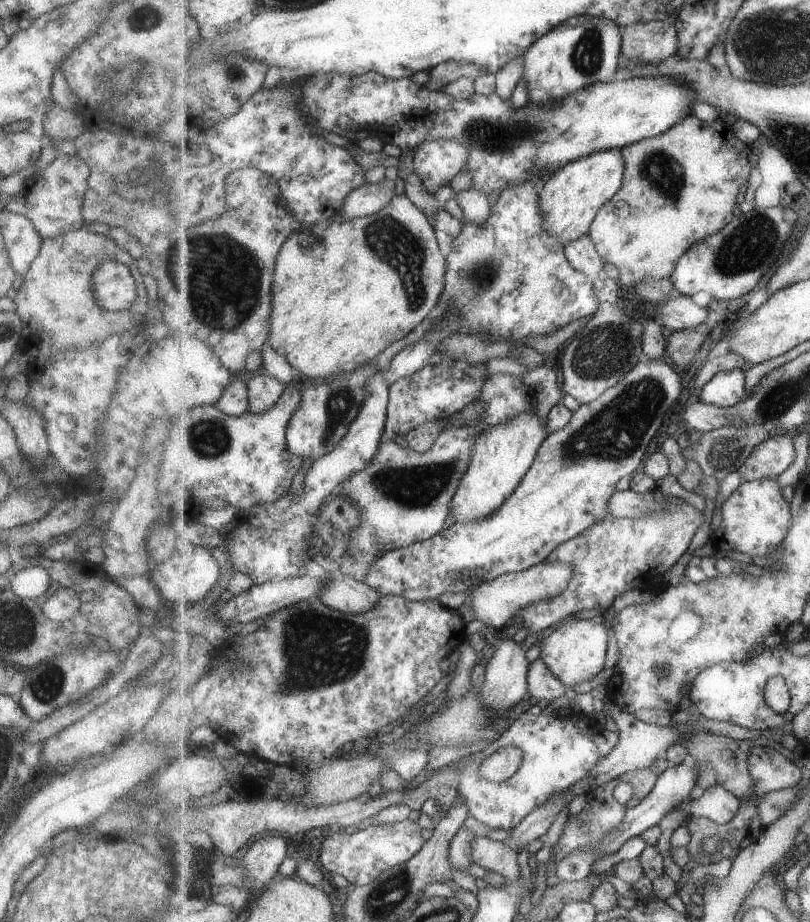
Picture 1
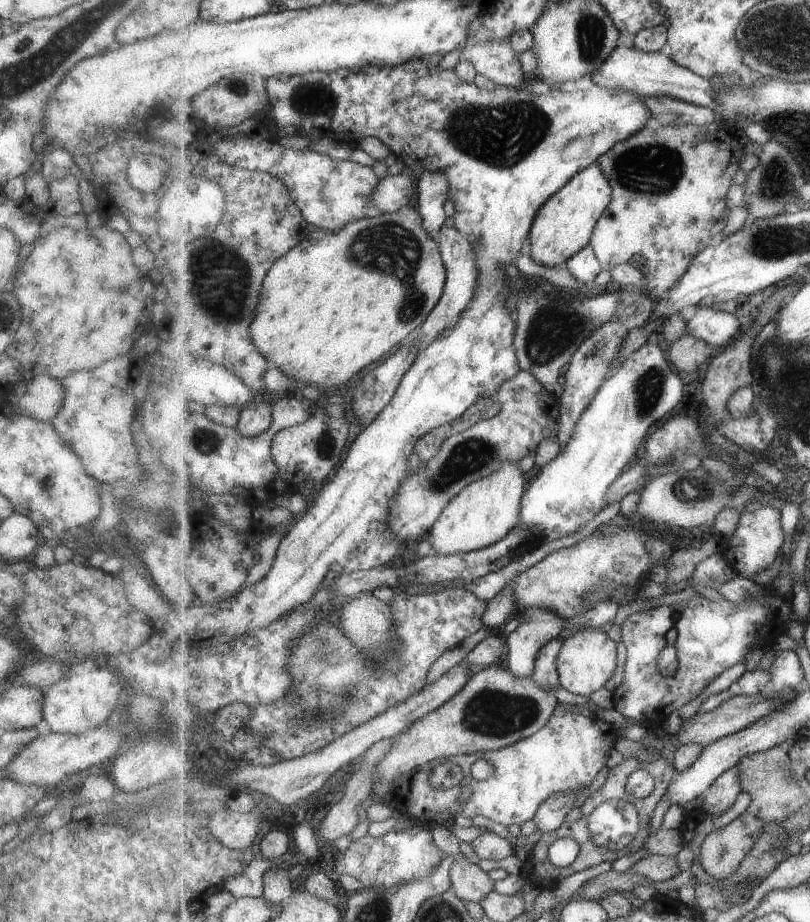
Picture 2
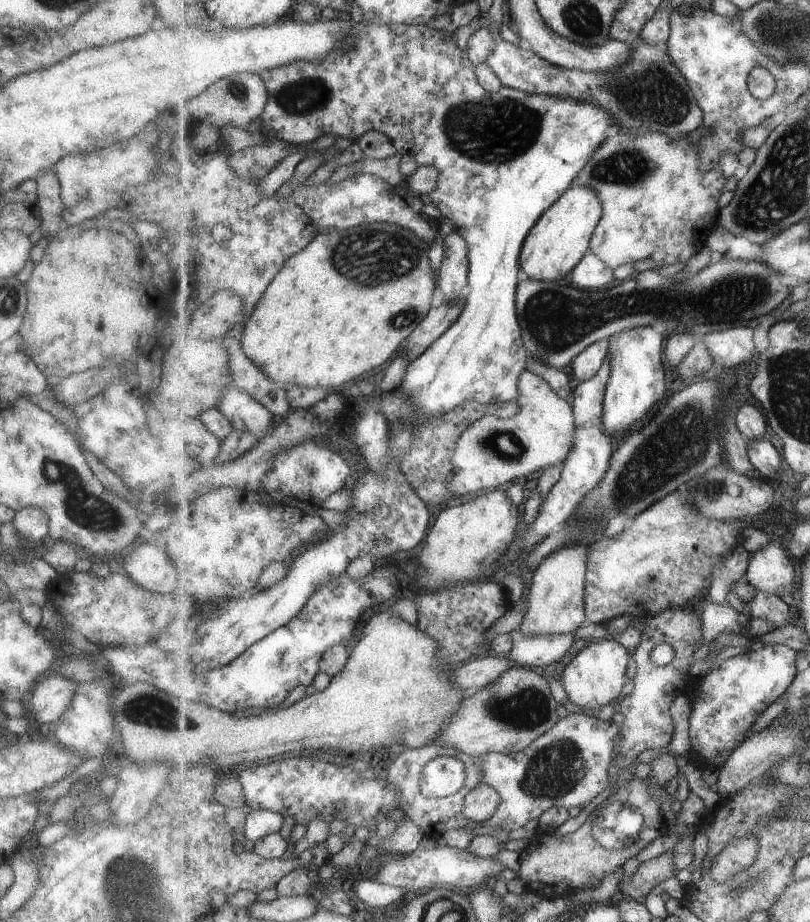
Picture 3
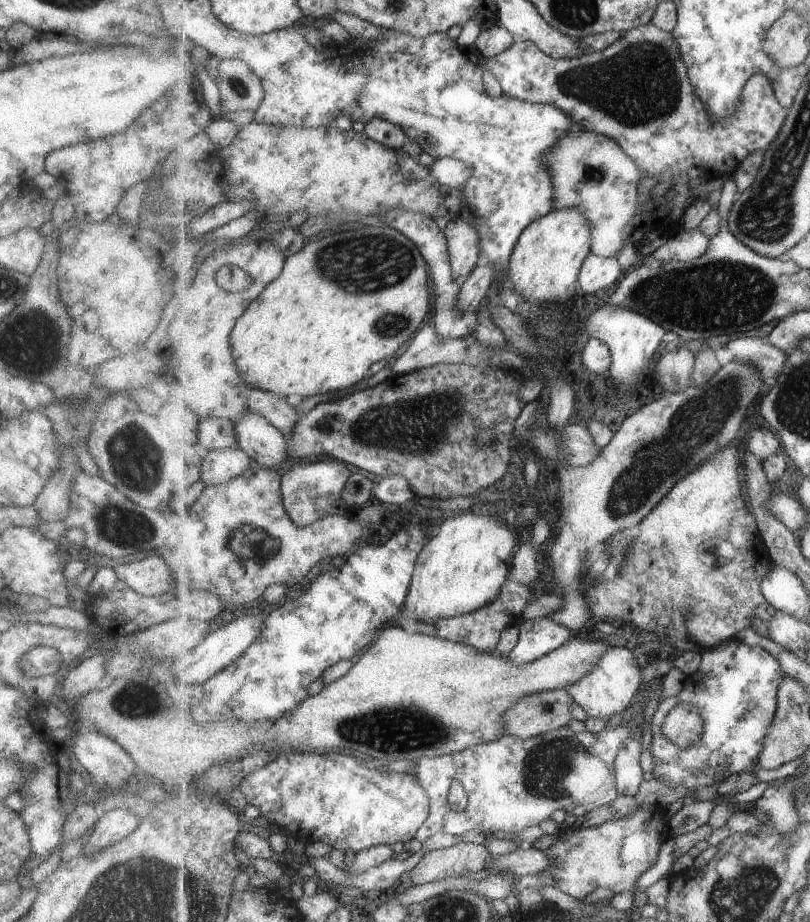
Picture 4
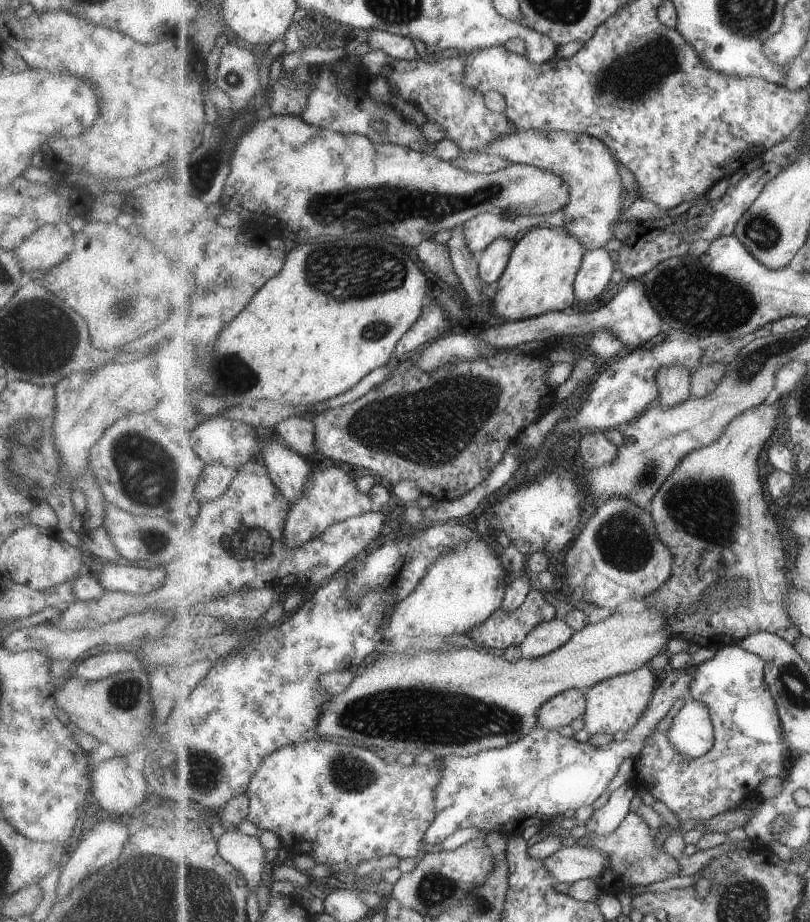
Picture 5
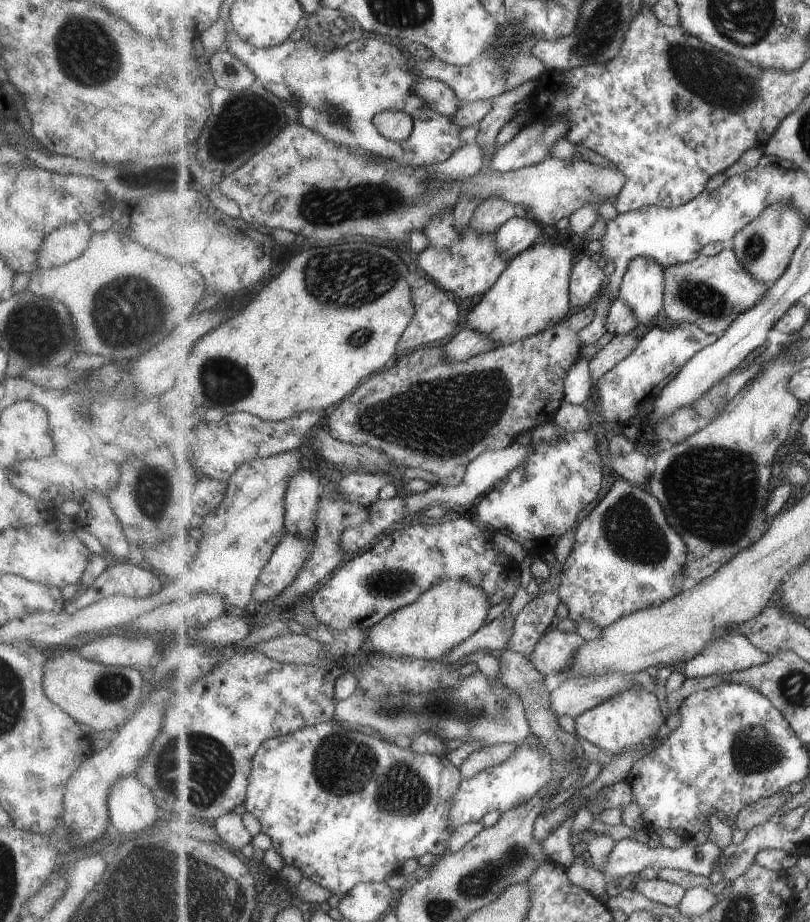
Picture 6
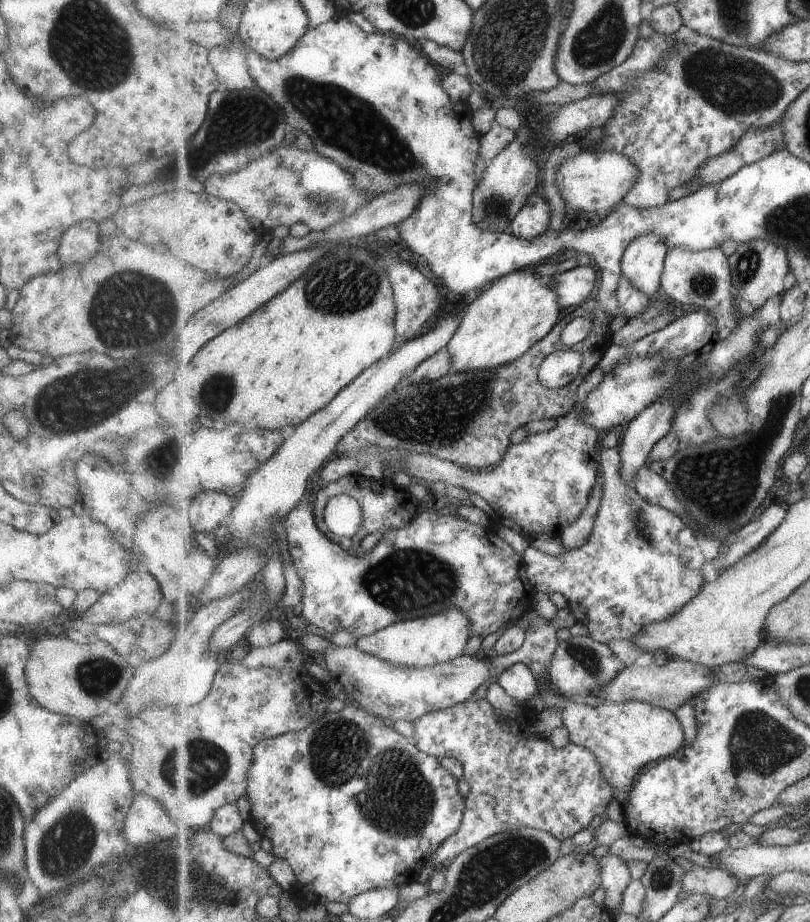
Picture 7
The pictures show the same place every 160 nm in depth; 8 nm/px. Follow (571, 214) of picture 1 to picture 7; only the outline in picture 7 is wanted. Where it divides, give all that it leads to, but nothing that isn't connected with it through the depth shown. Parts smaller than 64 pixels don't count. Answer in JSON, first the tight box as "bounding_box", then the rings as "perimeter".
{"bounding_box":[448,268,561,374],"perimeter":[[[533,268],[518,270],[502,276],[490,289],[466,307],[461,326],[448,344],[448,351],[452,356],[450,374],[498,369],[521,358],[558,325],[559,316],[561,316],[559,301],[557,292],[548,287],[543,282],[543,278],[534,273]]]}

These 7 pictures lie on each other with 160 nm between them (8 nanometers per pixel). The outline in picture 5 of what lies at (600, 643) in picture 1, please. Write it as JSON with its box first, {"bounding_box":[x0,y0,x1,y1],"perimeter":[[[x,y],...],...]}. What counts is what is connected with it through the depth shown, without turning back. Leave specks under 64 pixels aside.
{"bounding_box":[584,666,661,736],"perimeter":[[[647,666],[626,675],[617,675],[597,683],[586,691],[588,709],[584,714],[584,726],[589,736],[595,734],[617,734],[629,732],[637,726],[643,713],[648,709],[661,677],[653,674]]]}

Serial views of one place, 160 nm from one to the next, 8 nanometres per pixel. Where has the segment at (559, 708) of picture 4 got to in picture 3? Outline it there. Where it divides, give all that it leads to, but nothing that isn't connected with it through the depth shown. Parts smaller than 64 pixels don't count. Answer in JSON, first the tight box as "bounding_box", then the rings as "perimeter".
{"bounding_box":[431,664,561,757],"perimeter":[[[509,664],[502,675],[483,690],[466,698],[431,744],[455,747],[455,753],[477,757],[487,753],[516,754],[531,746],[561,719],[559,704],[544,674]]]}

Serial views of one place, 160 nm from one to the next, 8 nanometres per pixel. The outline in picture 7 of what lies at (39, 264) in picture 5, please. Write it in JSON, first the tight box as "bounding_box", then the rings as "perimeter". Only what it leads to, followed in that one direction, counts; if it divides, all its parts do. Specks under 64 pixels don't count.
{"bounding_box":[55,221,100,266],"perimeter":[[[77,221],[63,231],[55,255],[62,266],[82,263],[99,250],[100,238],[95,221]]]}

